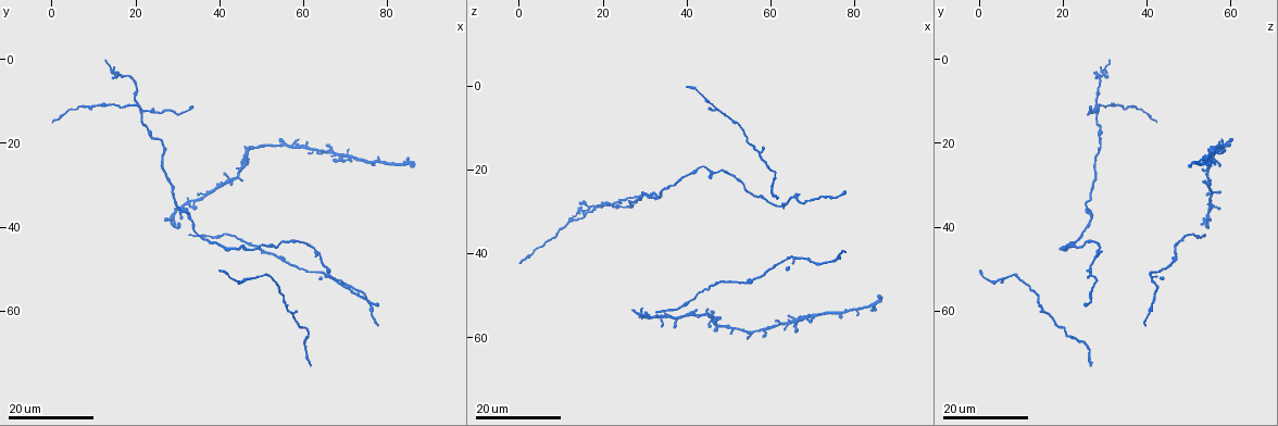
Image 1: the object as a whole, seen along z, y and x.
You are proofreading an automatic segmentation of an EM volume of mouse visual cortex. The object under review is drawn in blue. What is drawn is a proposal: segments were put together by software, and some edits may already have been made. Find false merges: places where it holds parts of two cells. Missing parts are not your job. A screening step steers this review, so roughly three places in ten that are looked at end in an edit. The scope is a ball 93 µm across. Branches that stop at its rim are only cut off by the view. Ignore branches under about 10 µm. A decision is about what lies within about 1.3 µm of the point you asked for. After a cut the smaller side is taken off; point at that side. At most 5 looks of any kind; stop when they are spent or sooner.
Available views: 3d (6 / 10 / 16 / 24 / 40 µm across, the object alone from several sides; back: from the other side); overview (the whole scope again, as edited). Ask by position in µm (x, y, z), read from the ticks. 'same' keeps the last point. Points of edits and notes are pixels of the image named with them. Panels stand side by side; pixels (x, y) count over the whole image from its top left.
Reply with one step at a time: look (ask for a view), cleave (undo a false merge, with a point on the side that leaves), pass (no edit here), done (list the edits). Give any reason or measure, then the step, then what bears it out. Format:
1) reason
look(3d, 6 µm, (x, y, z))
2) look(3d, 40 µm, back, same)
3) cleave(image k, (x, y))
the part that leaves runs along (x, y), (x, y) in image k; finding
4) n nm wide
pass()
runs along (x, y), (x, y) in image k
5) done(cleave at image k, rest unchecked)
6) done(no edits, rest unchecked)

look(3d, 16 µm, (63.0, 45.5, 28.5))

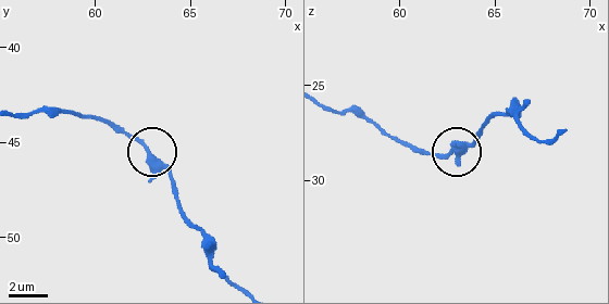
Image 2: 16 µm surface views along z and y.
look(3d, 6 µm, (62.6, 45.3, 28.5))

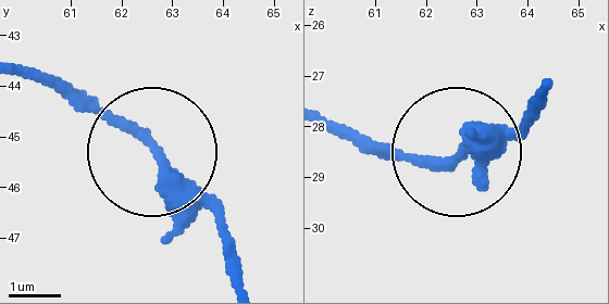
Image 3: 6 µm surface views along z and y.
pass()
continuous, no second cell

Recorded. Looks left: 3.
sudden change in width
look(3d, 24 µm, (66.0, 51.0, 26.0))

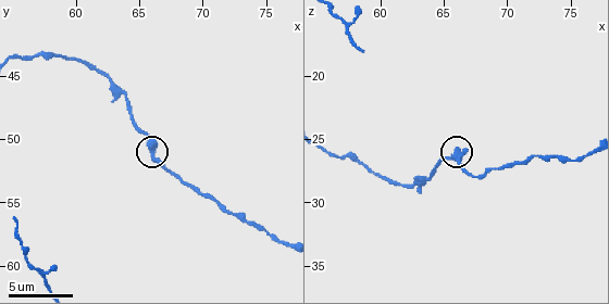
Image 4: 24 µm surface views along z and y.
look(3d, 10 µm, (66.2, 51.4, 26.6))

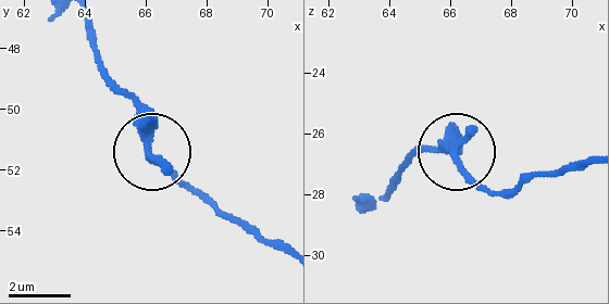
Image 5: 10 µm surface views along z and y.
pass()
all the same cell

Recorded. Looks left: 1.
done(no edits, rest unchecked)

